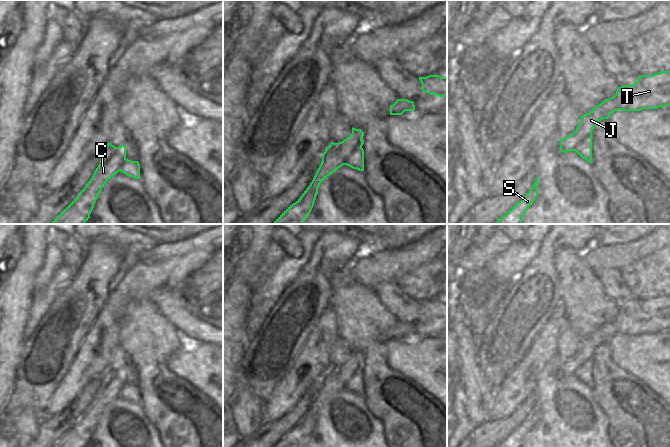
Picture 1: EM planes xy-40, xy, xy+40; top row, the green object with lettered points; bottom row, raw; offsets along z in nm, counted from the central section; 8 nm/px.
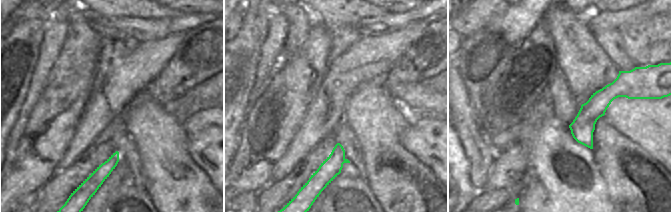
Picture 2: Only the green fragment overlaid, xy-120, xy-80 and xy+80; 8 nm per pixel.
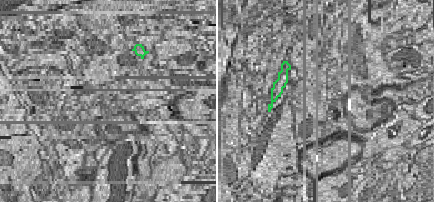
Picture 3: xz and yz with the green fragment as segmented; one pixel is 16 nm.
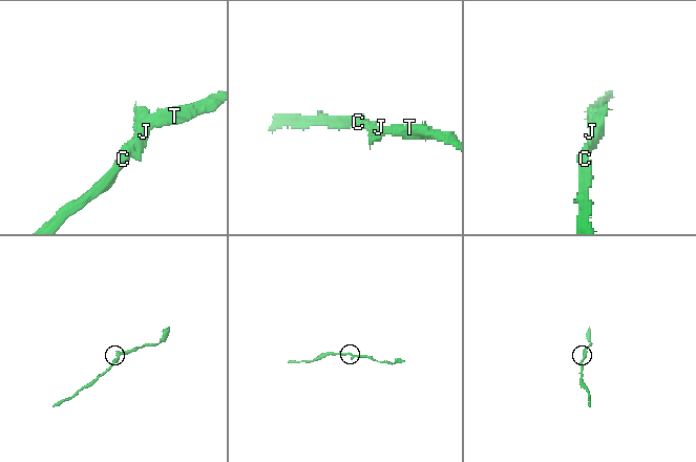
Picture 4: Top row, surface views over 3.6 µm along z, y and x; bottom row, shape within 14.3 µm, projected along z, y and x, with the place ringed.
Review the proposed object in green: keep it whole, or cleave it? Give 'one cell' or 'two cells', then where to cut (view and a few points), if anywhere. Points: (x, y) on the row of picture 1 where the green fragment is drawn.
one cell | no cut

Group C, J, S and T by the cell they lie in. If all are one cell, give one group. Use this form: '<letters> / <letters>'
C J S T

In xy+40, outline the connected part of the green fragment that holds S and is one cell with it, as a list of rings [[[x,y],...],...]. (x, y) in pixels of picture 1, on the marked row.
[[[538,176],[528,191],[526,196],[516,203],[503,217],[498,219],[495,224],[522,224],[522,218],[528,208],[534,203],[538,196]]]

